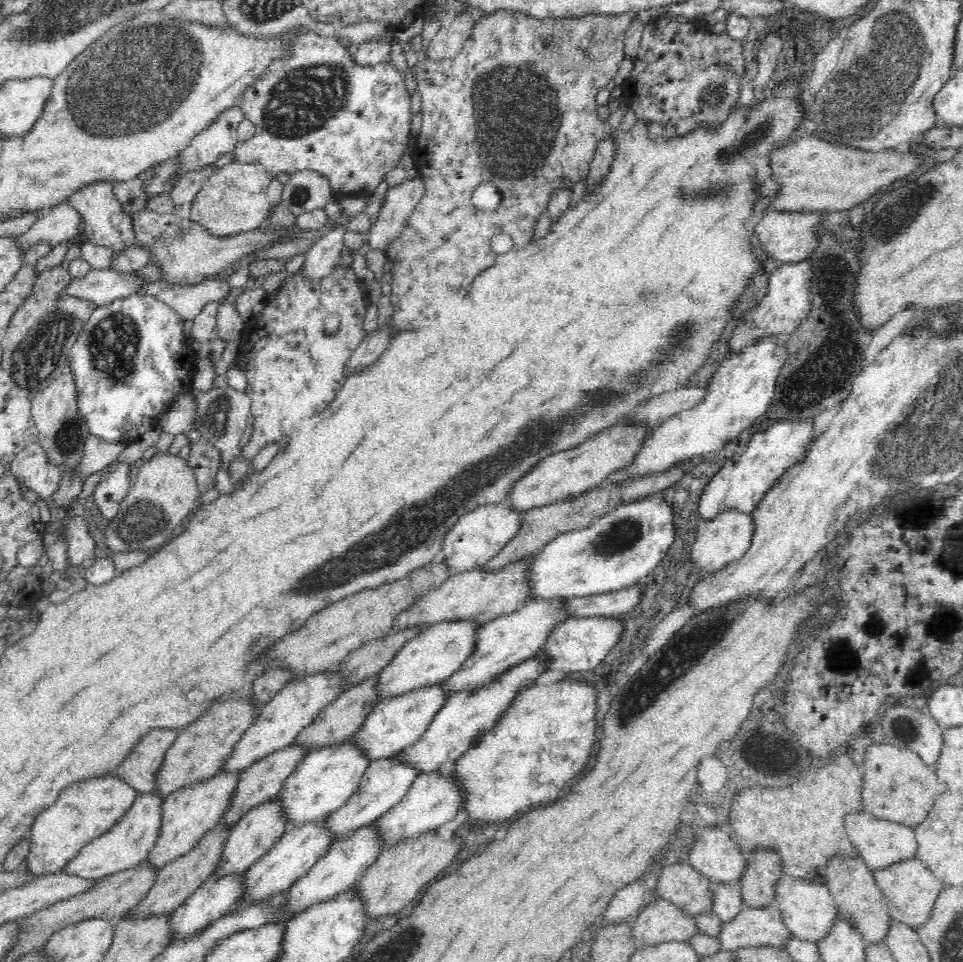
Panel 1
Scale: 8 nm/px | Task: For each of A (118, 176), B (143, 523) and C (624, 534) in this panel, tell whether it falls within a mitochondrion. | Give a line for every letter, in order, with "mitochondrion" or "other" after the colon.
A: other
B: mitochondrion
C: mitochondrion

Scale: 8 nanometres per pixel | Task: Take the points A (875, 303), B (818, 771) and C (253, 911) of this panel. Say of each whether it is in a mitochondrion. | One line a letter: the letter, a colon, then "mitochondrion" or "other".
A: other
B: other
C: other

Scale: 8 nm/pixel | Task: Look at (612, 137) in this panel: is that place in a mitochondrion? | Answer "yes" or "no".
no

